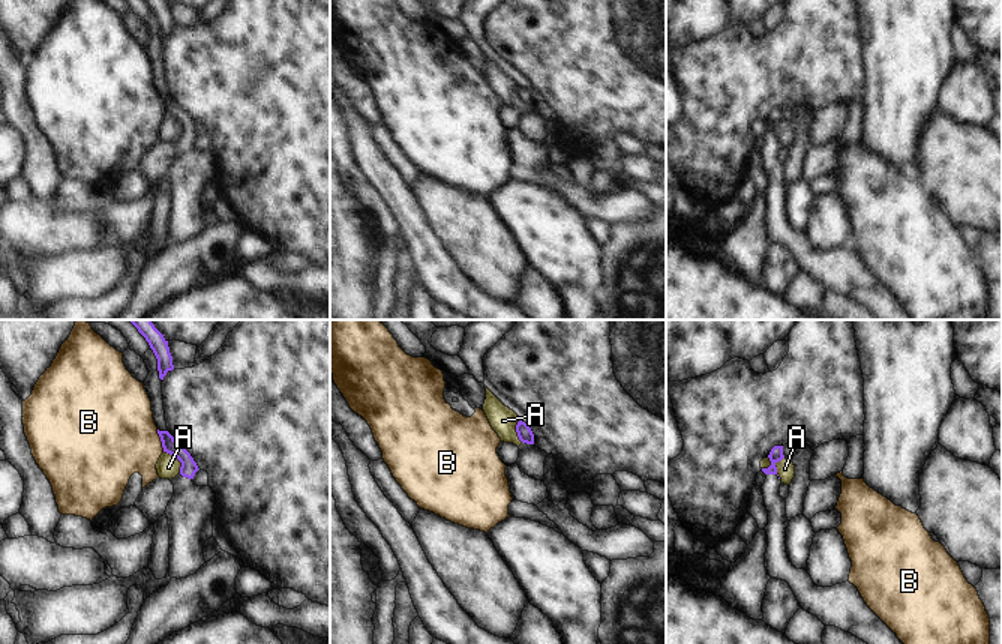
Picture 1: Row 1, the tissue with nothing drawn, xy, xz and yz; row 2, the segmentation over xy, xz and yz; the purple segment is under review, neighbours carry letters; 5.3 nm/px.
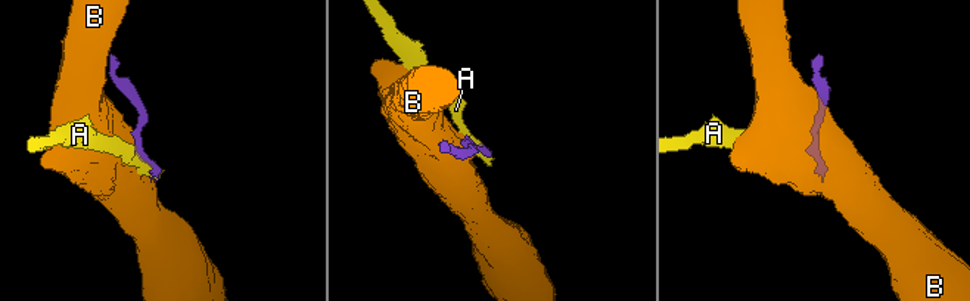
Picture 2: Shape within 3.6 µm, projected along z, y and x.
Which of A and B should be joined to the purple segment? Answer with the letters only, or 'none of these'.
none of these

